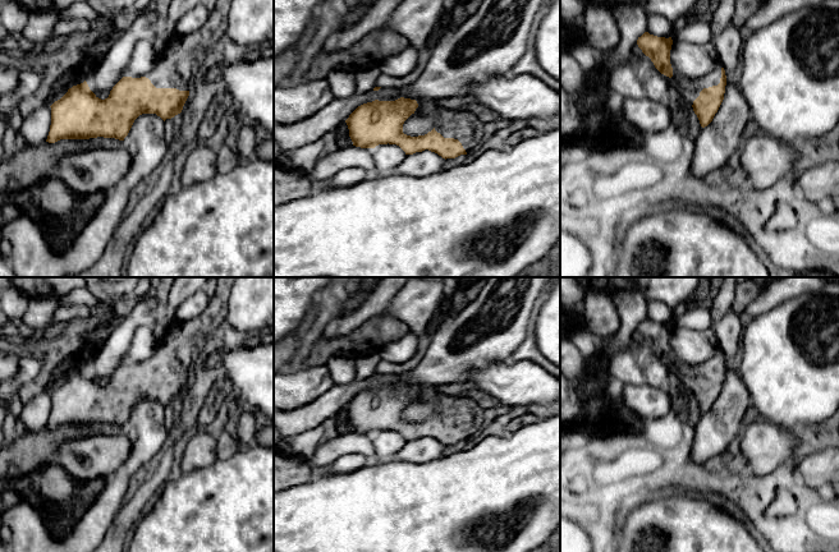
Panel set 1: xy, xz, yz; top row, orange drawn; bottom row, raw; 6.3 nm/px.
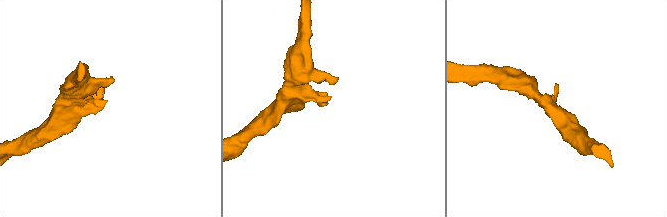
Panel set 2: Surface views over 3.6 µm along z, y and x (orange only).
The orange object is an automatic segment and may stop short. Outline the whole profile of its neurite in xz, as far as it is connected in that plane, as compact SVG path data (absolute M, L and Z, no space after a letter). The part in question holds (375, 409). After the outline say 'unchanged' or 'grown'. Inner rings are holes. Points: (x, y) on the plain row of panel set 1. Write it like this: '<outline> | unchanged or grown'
M400 383L358 392L345 406L353 432L375 434L379 431L396 431L405 441L428 436L443 445L467 441L482 429L485 409L469 397L434 396L434 415L425 422L403 419L404 408L414 400L416 386Z | grown

